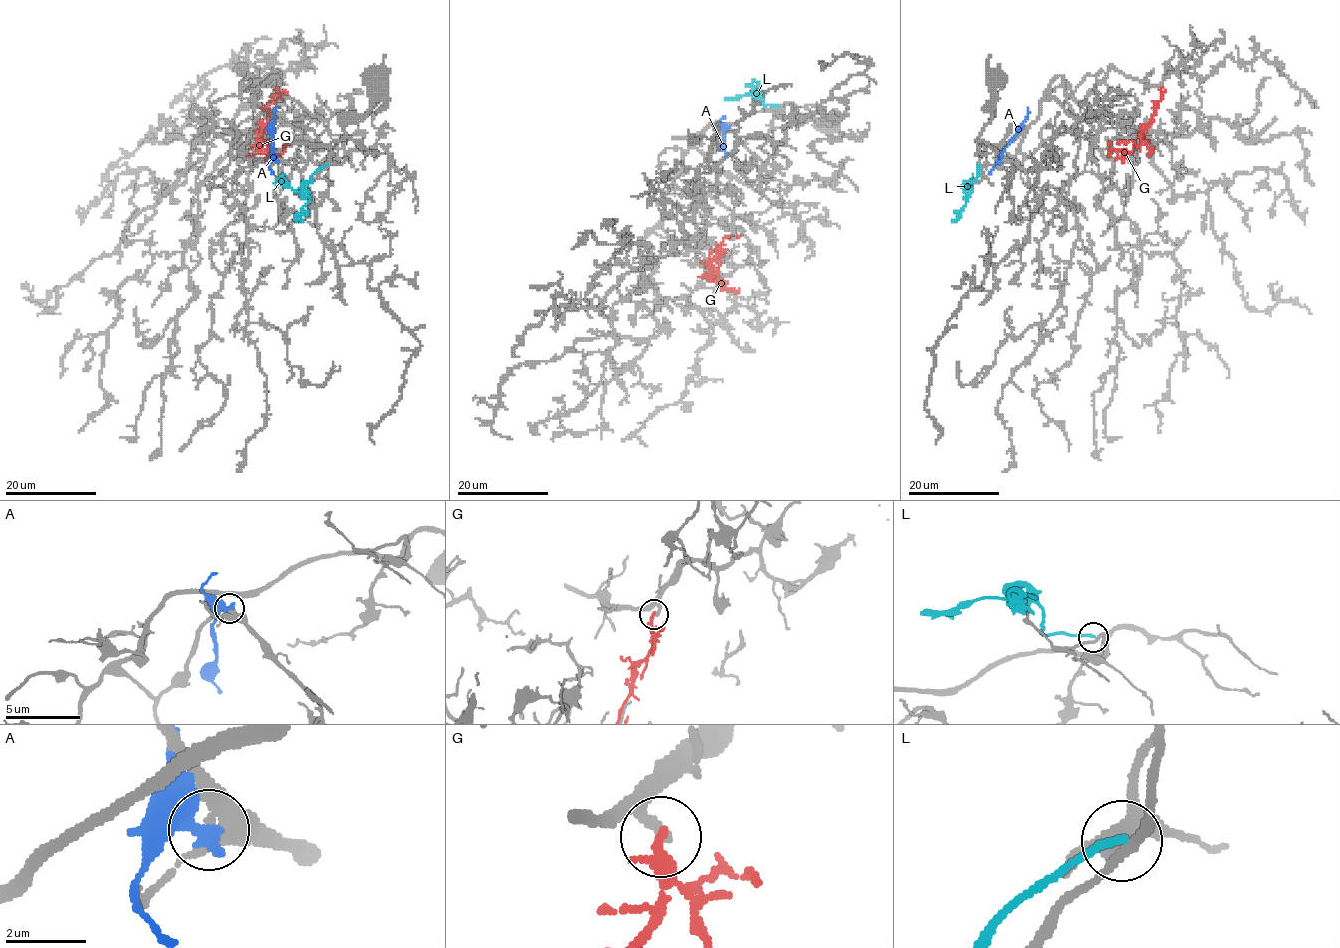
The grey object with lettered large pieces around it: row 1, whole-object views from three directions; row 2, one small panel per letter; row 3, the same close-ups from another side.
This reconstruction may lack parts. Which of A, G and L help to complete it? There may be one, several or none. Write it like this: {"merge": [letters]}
{"merge": []}

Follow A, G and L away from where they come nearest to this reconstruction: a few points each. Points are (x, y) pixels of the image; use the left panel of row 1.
A: (276, 159), (272, 122), (277, 108)
G: (276, 87), (276, 98), (267, 108), (267, 123), (257, 146), (280, 155), (289, 145)
L: (328, 164), (312, 177), (312, 184), (305, 185), (305, 194), (309, 201), (300, 217), (304, 219)

